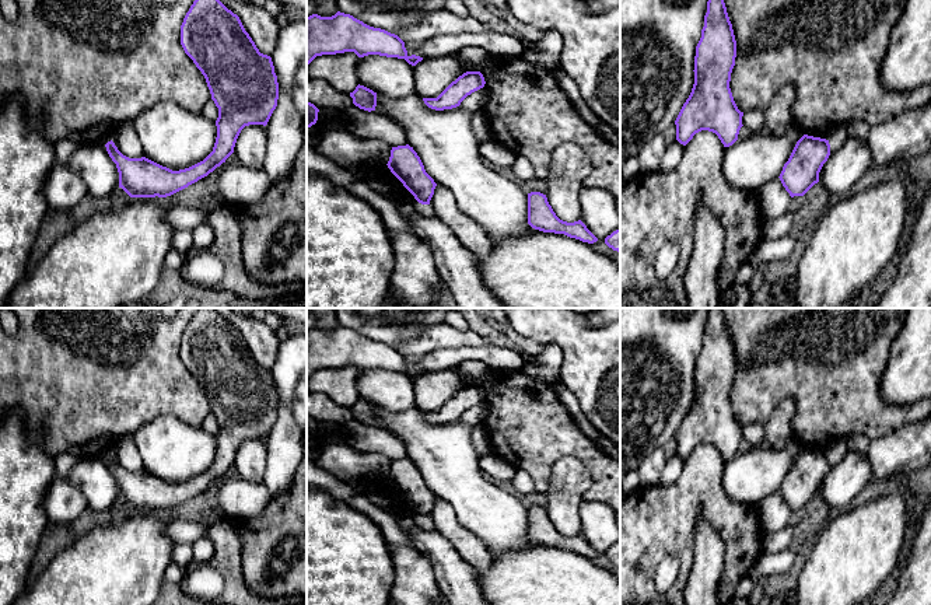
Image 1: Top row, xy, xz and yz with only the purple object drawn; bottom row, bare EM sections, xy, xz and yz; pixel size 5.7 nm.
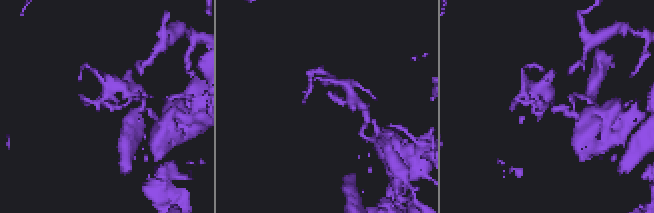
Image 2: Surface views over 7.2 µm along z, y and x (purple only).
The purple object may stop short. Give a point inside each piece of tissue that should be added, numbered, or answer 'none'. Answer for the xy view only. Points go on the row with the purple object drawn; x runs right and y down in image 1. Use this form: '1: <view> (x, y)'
none

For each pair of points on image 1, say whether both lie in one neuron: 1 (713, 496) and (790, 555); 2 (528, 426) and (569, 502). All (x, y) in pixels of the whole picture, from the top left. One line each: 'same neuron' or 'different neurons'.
1: different neurons
2: different neurons

